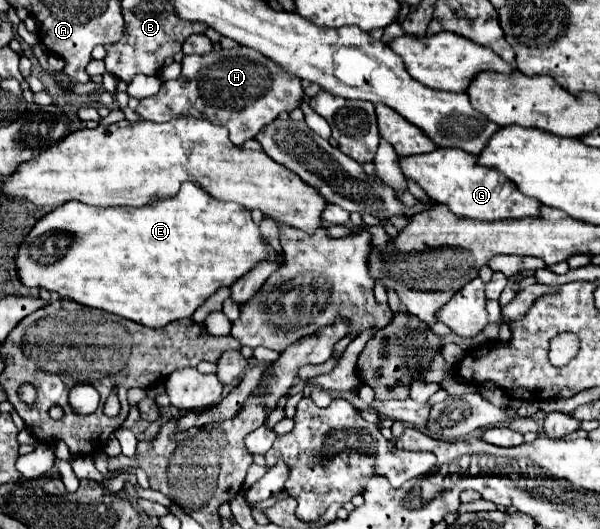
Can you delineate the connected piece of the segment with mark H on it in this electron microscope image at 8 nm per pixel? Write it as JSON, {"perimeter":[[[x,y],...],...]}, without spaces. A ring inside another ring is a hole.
{"perimeter":[[[247,47],[219,49],[211,55],[183,57],[181,75],[173,81],[165,81],[157,95],[143,99],[137,113],[145,121],[165,123],[175,117],[209,119],[223,125],[229,131],[229,139],[237,145],[253,139],[267,123],[279,113],[293,111],[303,99],[301,81],[281,71],[281,67],[269,63],[263,55]]]}

